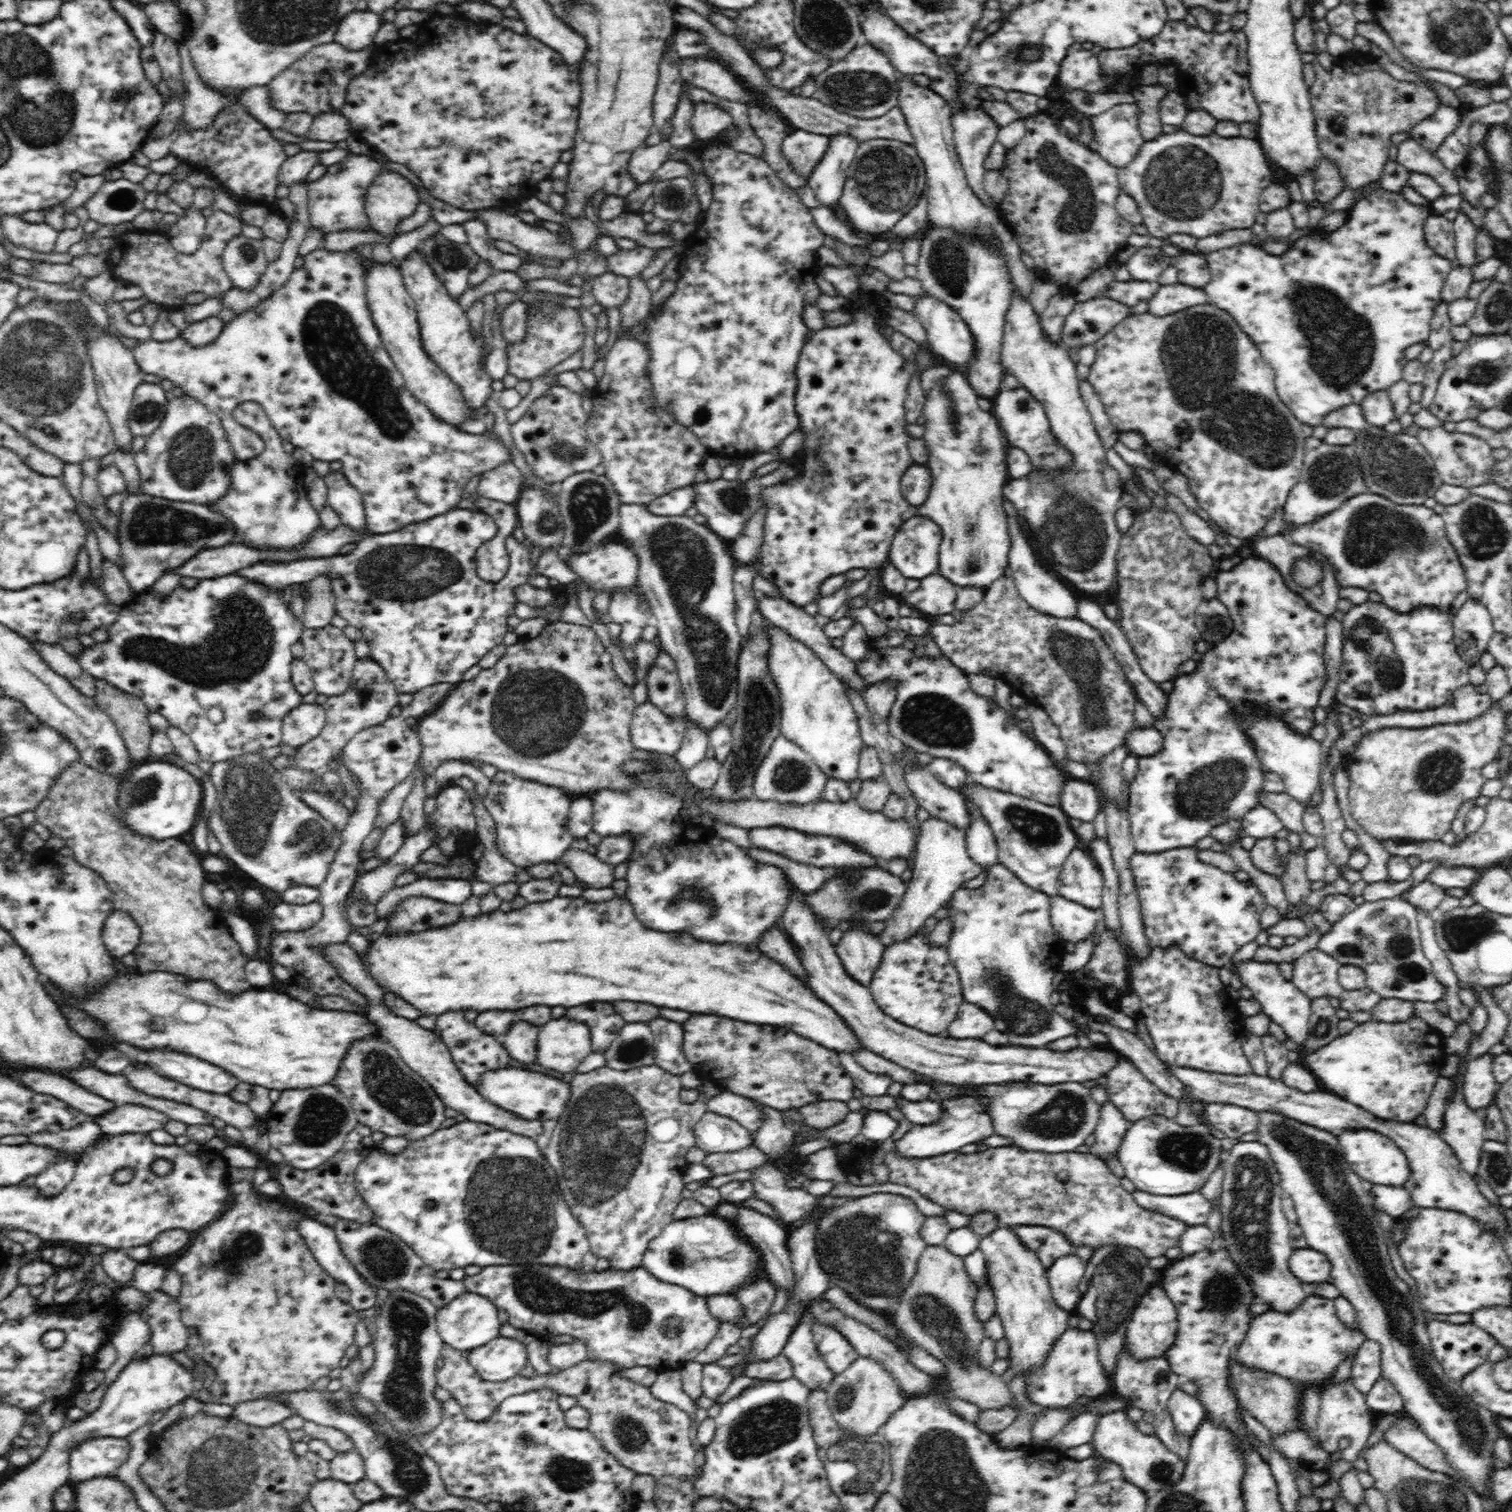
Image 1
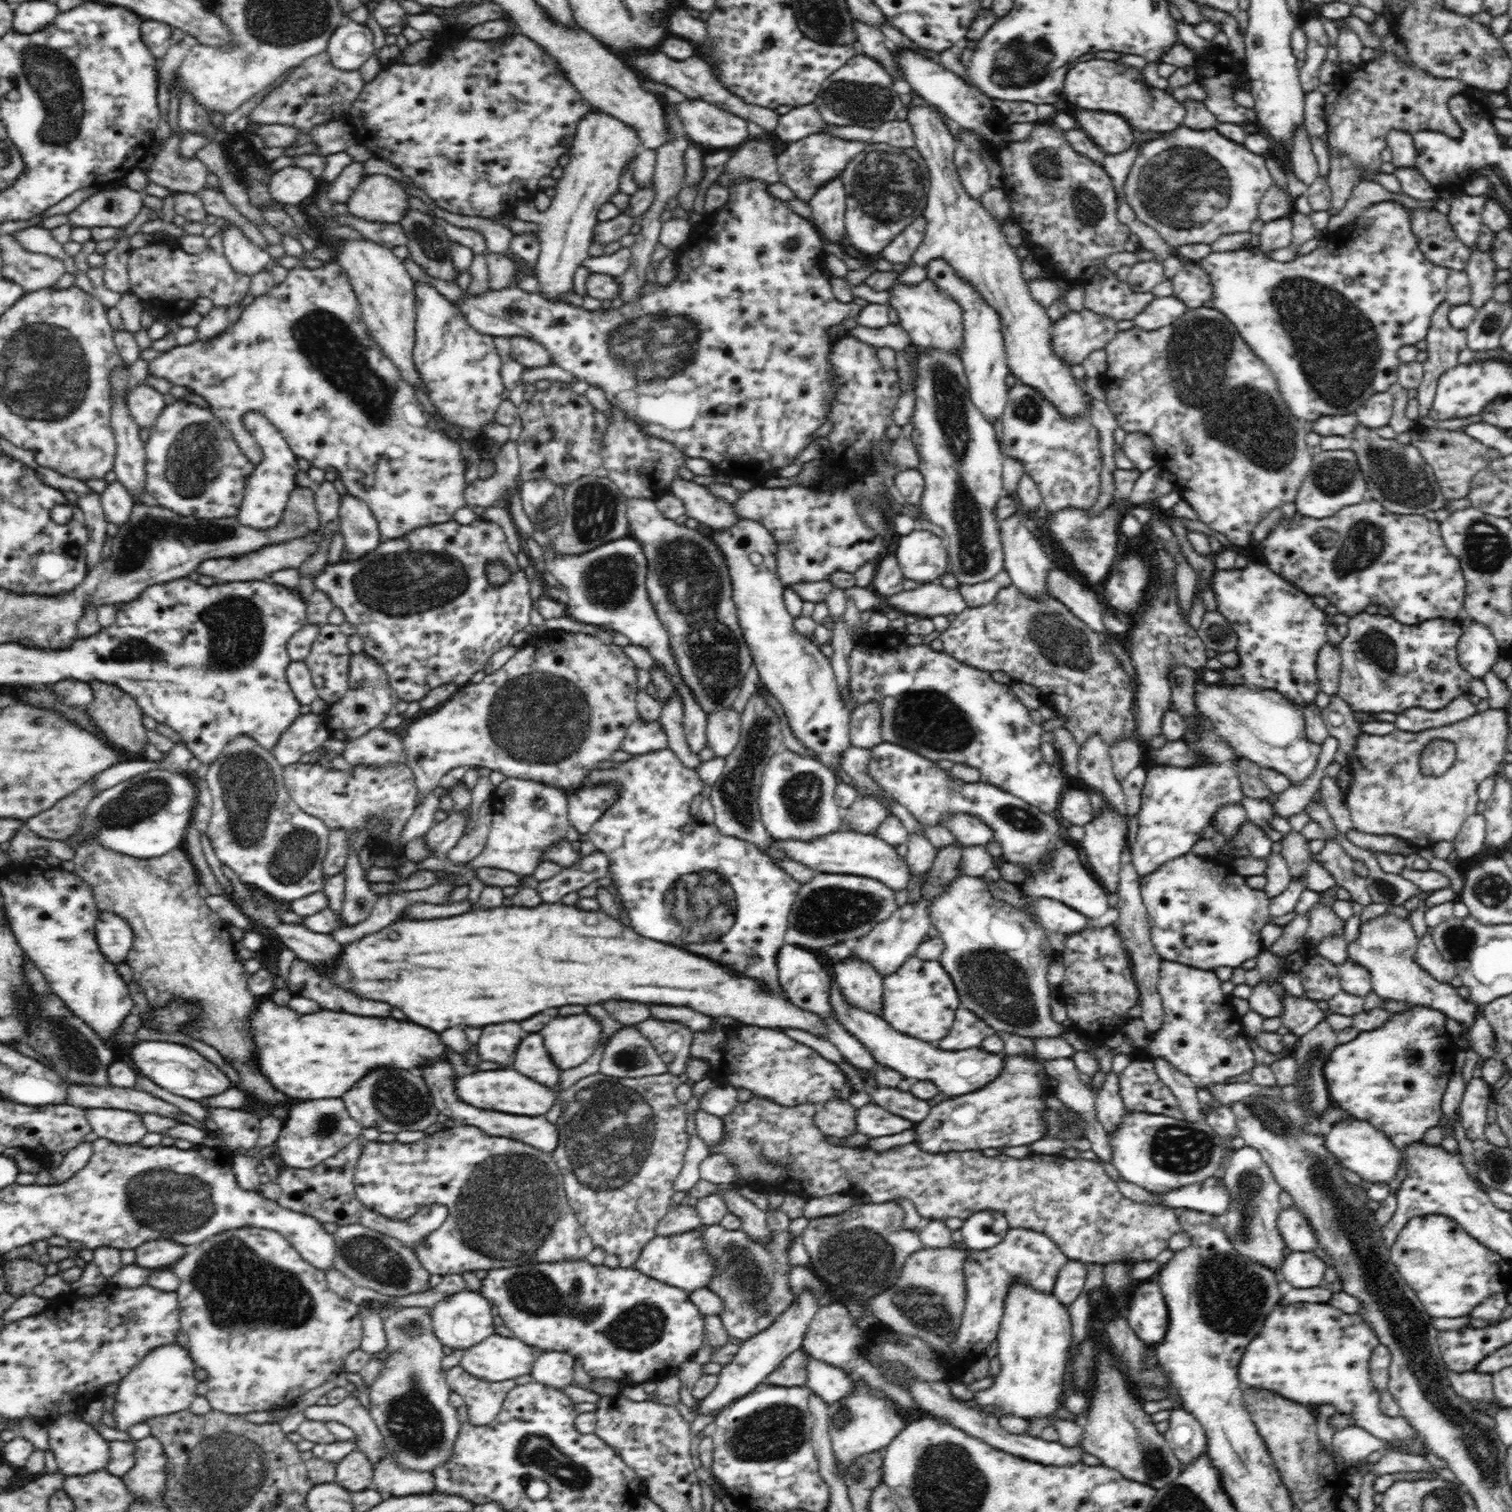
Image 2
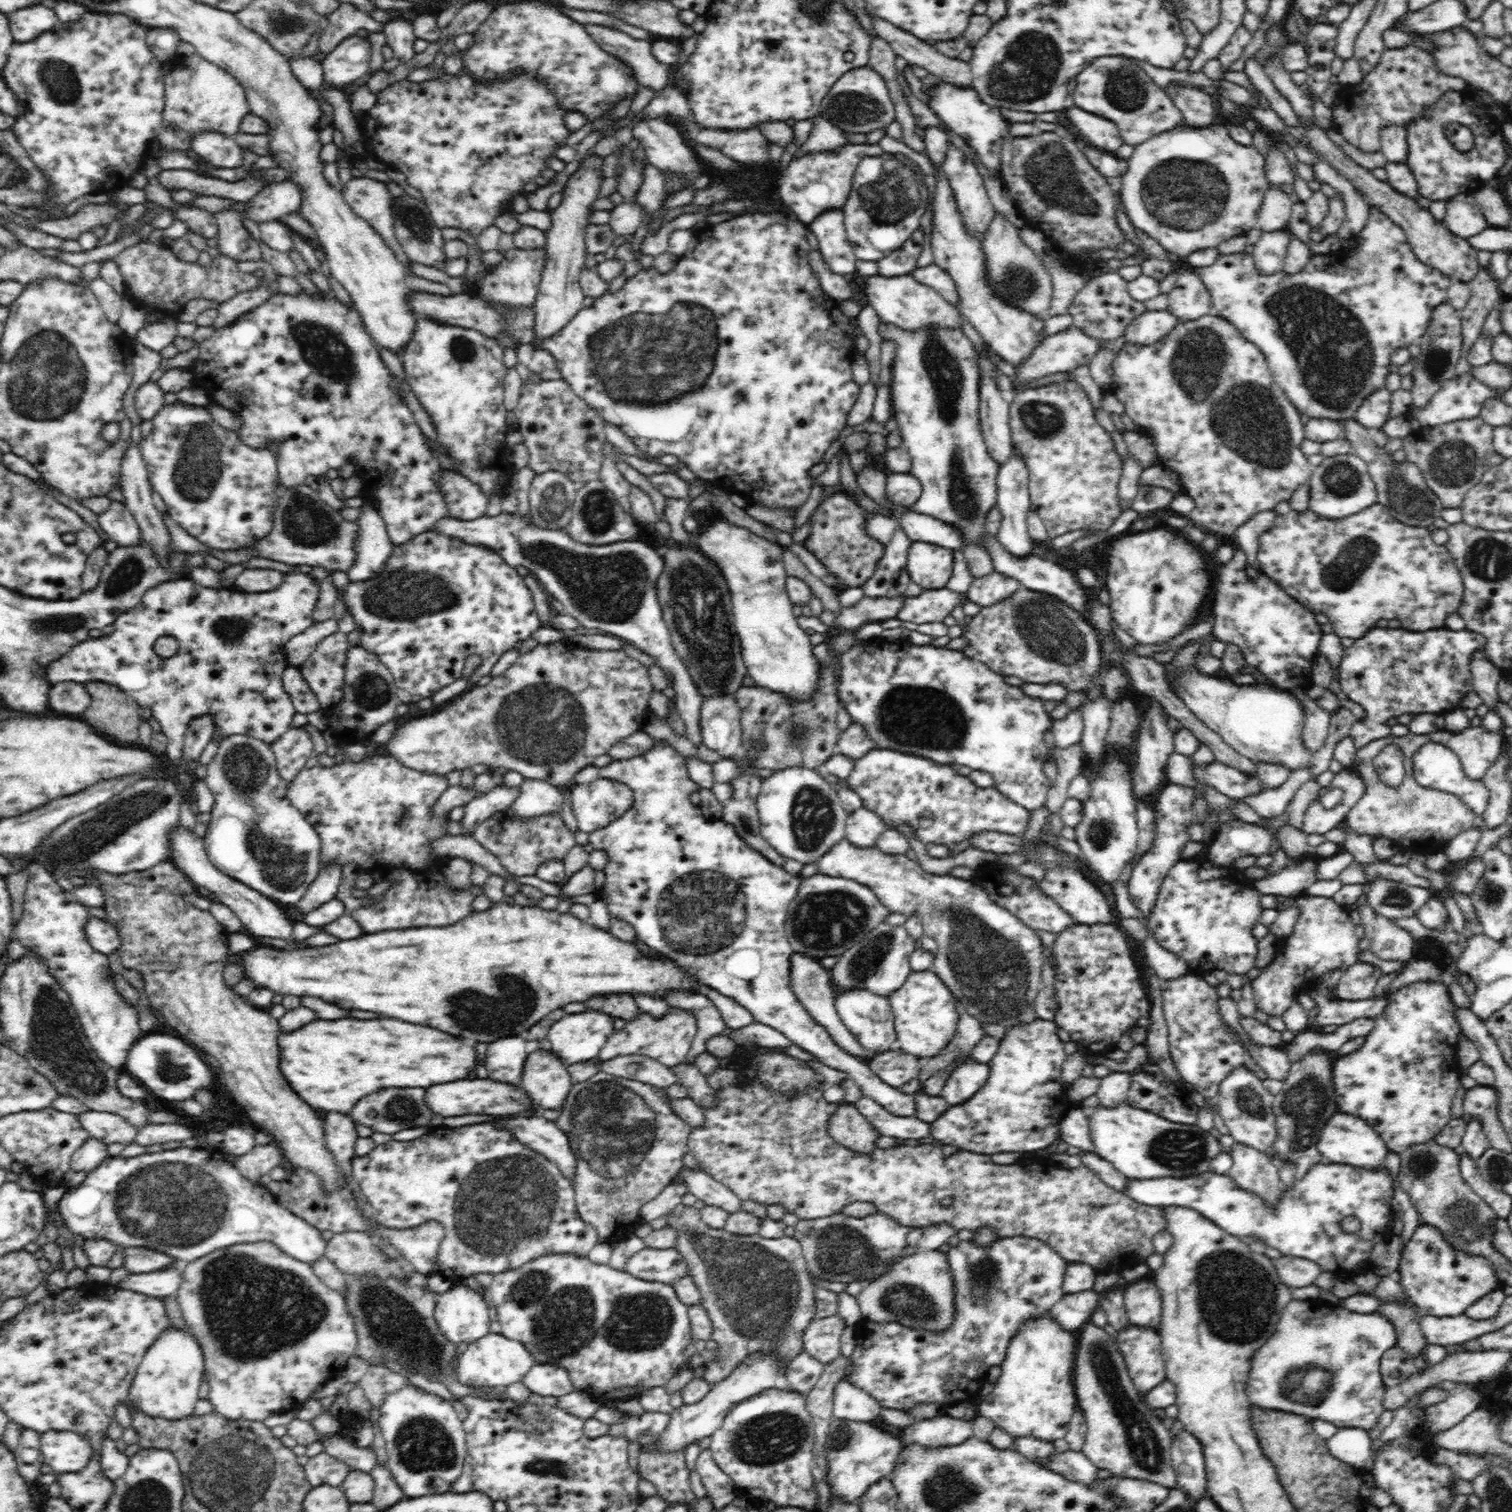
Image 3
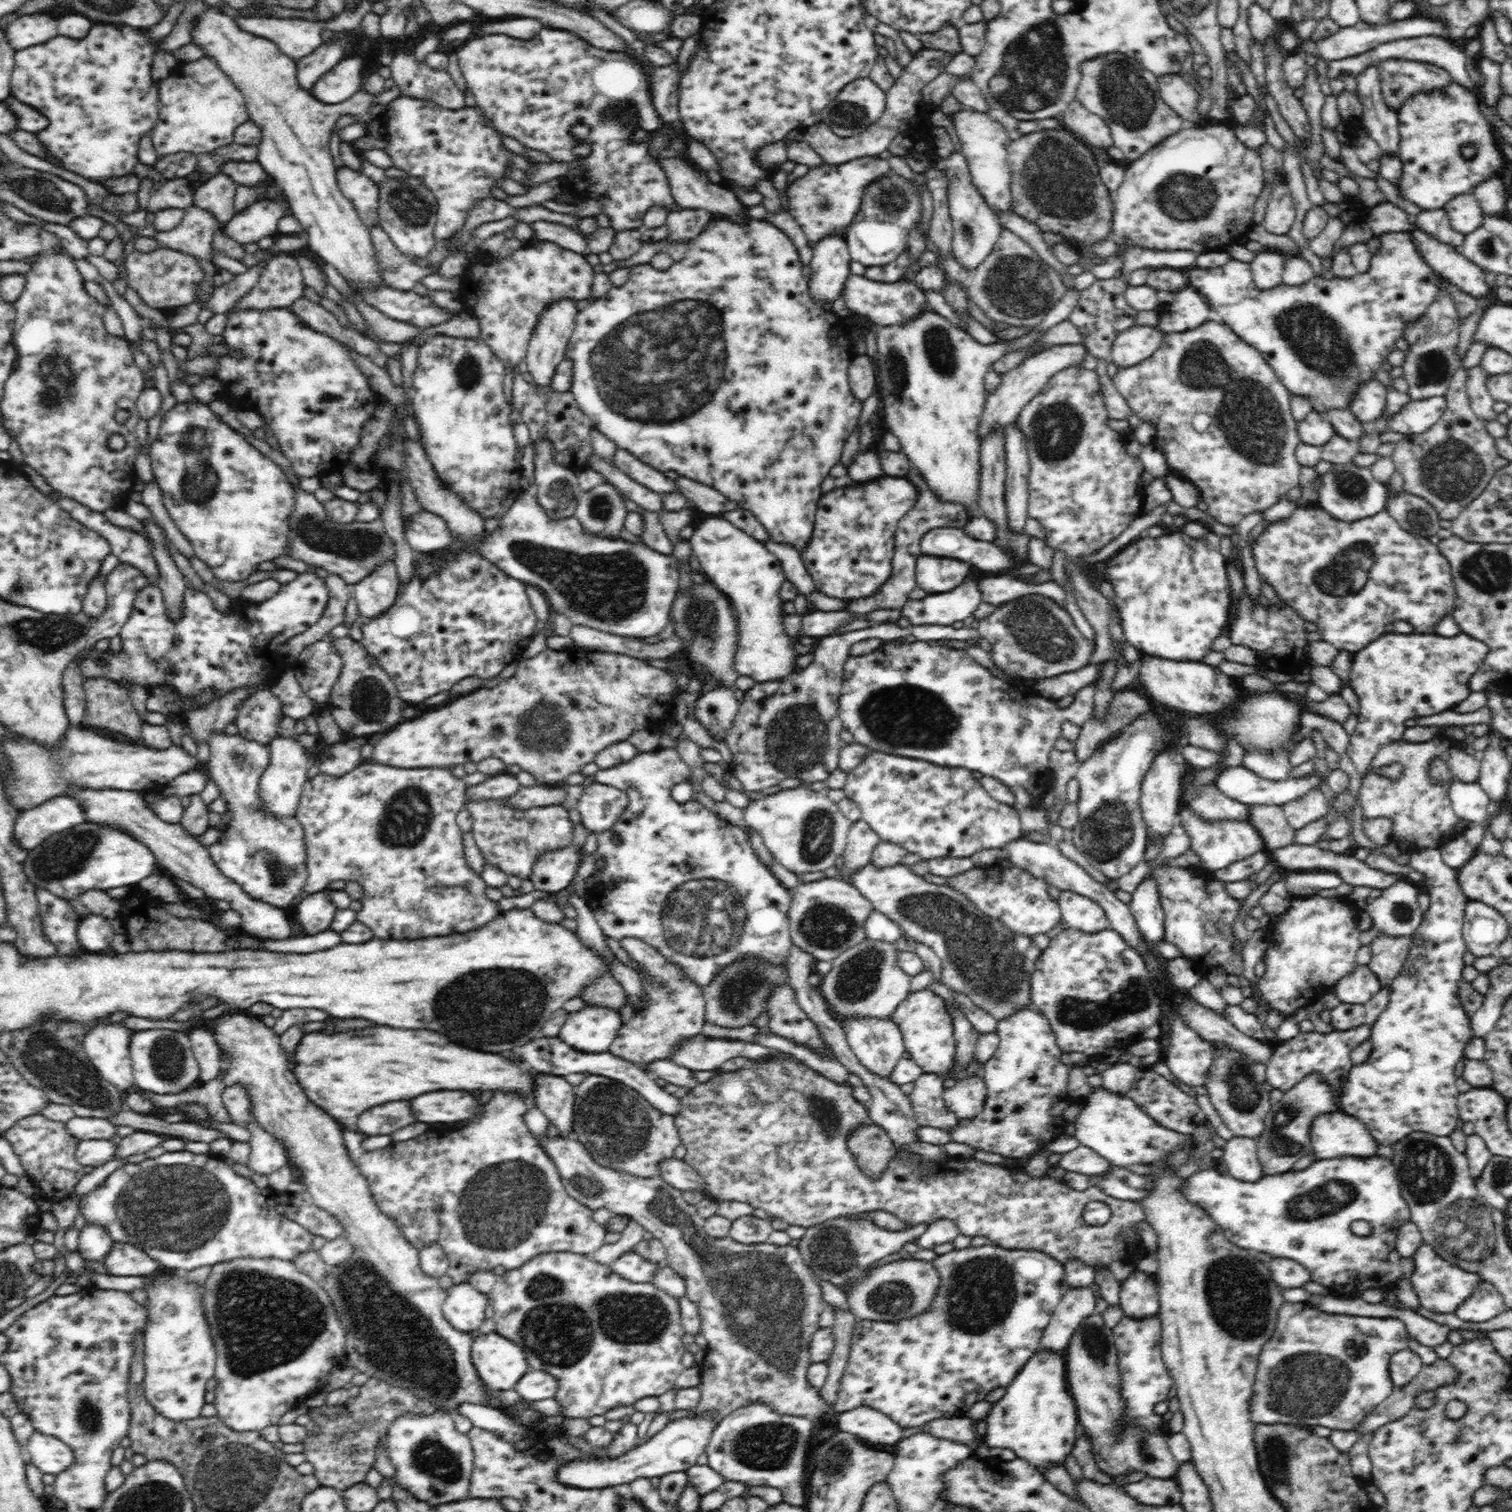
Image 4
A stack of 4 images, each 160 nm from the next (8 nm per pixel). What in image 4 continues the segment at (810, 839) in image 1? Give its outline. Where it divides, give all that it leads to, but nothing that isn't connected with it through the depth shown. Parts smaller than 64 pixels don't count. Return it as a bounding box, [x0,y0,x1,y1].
[849,862,1042,1020]

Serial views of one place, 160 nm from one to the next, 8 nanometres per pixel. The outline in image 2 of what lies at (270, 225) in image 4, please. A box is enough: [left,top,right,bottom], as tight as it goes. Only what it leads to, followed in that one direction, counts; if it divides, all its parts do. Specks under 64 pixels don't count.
[268,166,316,206]

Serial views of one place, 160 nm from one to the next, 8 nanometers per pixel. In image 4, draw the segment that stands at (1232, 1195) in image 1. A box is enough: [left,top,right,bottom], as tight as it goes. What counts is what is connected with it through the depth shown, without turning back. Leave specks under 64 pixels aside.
[1221,1137,1264,1182]

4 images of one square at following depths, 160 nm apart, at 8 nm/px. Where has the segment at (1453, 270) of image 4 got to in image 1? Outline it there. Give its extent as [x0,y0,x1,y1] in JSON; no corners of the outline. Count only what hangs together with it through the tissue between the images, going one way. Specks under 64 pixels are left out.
[1424,212,1459,267]

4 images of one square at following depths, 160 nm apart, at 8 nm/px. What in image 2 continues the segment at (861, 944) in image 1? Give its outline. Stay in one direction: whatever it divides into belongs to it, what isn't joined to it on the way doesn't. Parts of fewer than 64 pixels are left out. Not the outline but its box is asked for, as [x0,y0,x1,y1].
[833,956,883,1016]

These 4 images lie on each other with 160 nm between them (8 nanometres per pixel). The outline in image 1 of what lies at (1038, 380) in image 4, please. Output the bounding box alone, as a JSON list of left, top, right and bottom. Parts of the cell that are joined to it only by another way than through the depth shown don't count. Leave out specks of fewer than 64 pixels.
[1060,297,1130,349]

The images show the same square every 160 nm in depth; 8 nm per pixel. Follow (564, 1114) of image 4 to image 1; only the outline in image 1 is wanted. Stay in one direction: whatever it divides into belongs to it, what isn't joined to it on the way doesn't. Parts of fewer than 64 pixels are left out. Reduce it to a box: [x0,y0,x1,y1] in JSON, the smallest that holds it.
[502,1020,538,1069]

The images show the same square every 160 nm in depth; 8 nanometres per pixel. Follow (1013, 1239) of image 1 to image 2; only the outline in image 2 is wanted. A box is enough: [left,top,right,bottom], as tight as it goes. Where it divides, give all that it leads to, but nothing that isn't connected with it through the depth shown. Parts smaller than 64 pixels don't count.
[973,1280,1072,1420]

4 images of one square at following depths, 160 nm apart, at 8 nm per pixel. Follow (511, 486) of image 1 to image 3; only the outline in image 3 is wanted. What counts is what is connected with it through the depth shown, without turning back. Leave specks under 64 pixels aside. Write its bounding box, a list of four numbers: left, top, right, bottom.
[439,471,489,521]

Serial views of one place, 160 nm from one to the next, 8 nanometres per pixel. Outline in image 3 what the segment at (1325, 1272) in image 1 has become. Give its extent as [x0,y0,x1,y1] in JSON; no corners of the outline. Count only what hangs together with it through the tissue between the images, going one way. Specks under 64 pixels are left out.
[1274,1255,1323,1288]

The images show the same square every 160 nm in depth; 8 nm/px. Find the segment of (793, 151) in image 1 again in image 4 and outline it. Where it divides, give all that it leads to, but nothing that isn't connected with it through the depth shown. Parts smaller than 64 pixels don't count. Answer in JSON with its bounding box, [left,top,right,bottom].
[787,157,891,242]

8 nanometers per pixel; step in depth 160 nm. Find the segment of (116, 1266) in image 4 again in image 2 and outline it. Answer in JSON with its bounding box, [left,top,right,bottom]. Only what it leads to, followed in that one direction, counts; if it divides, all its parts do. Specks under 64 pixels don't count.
[134,1240,184,1268]

